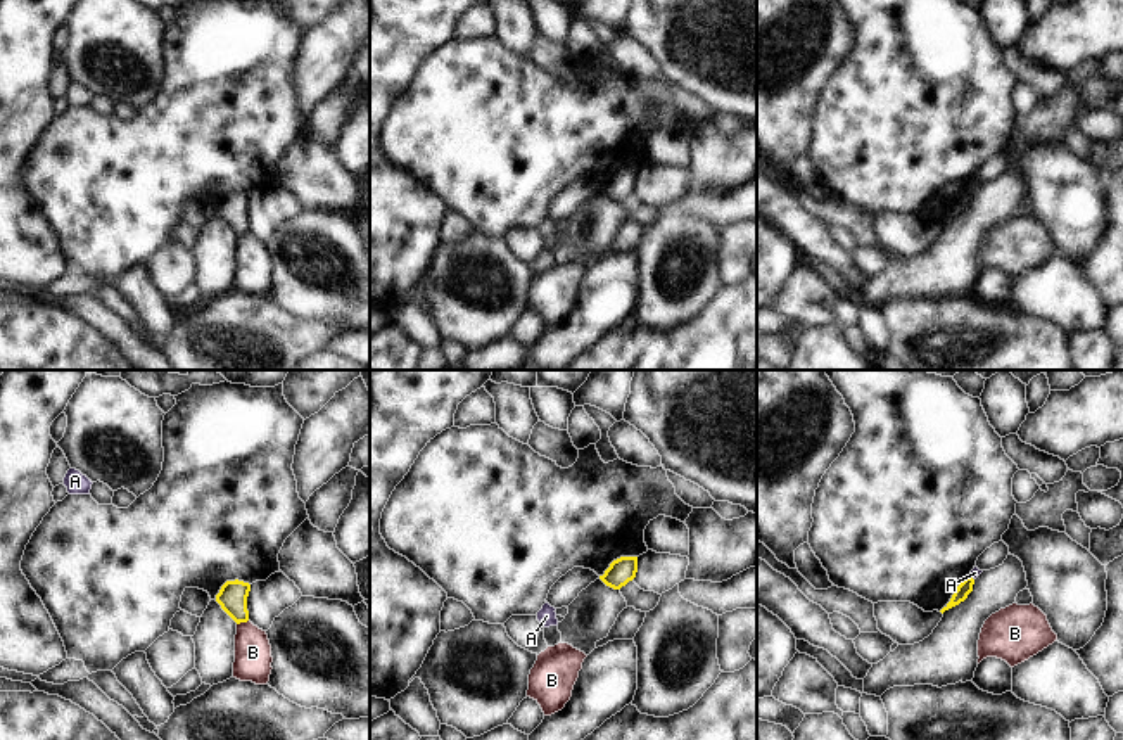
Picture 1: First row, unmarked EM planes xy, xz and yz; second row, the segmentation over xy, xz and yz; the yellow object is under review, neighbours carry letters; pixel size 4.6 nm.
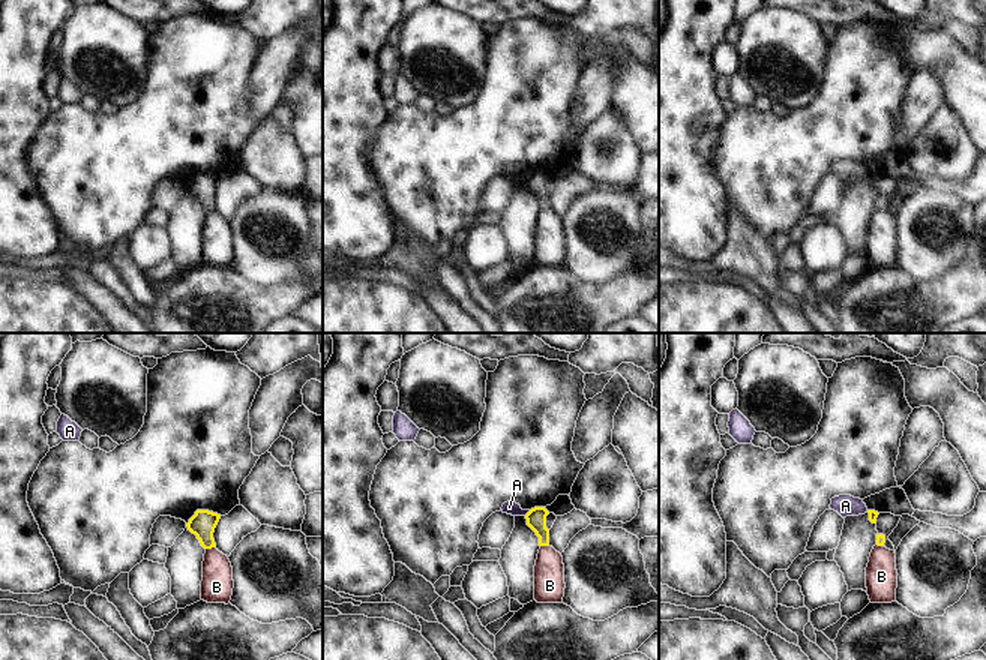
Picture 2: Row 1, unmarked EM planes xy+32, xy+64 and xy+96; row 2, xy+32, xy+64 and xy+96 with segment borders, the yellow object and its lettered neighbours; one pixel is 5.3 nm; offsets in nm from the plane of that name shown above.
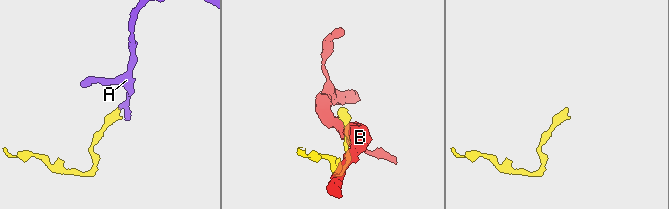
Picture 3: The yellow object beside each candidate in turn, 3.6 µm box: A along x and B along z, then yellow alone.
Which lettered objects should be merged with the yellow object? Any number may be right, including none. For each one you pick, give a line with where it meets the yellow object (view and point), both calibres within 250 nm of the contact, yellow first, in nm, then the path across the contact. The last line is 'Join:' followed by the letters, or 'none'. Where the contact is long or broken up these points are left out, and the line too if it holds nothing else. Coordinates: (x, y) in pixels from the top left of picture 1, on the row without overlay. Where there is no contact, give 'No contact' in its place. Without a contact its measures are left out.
Join: none

